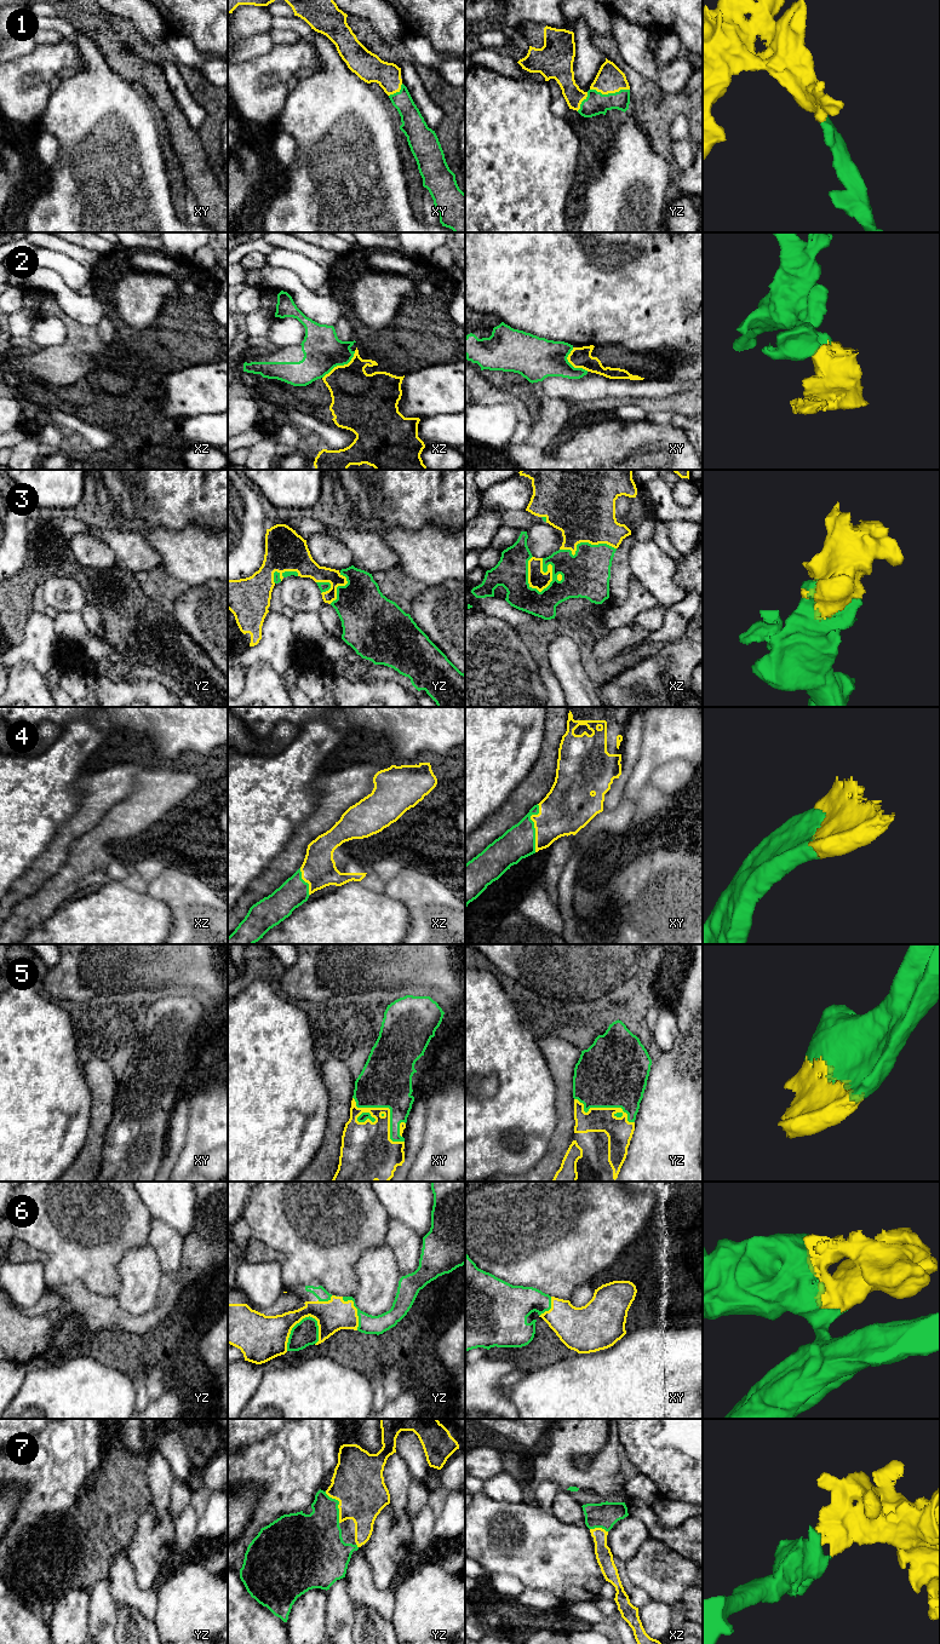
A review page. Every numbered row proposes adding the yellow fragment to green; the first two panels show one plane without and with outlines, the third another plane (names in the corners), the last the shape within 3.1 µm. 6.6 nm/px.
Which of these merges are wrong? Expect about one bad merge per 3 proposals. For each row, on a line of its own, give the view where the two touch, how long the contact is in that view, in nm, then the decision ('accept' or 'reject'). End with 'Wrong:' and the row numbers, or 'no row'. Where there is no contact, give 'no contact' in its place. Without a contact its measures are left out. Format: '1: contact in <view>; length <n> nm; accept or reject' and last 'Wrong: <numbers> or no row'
1: contact in yz; length 260 nm; accept
2: contact in xz; length 280 nm; reject
3: contact in xz; length 260 nm; accept
4: contact in xy; length 320 nm; accept
5: contact in yz; length 440 nm; accept
6: contact in yz; length 300 nm; accept
7: contact in yz; length 220 nm; accept
Wrong: 2

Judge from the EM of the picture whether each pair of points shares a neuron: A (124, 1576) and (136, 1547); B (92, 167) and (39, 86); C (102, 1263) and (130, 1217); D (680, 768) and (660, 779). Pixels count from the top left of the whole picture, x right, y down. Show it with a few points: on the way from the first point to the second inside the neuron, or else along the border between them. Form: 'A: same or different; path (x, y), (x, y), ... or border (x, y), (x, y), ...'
A: different; border (125, 1546), (135, 1581), (141, 1588)
B: different; border (52, 92), (44, 109)
C: same; path (102, 1252), (102, 1245), (119, 1228)
D: same; path (675, 772), (665, 779)

